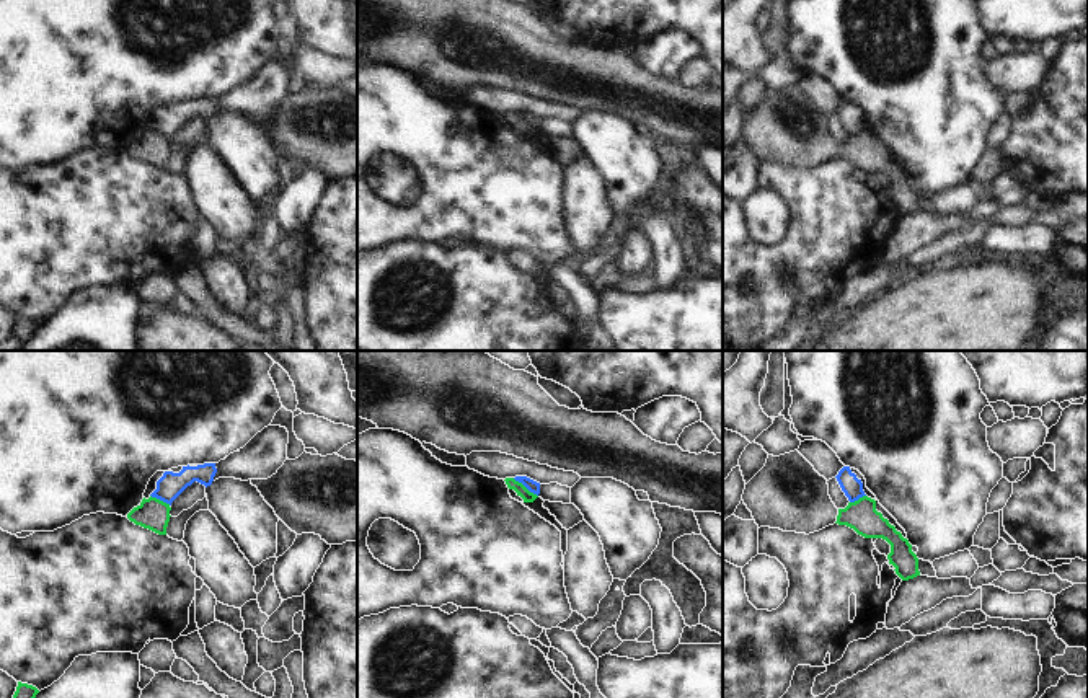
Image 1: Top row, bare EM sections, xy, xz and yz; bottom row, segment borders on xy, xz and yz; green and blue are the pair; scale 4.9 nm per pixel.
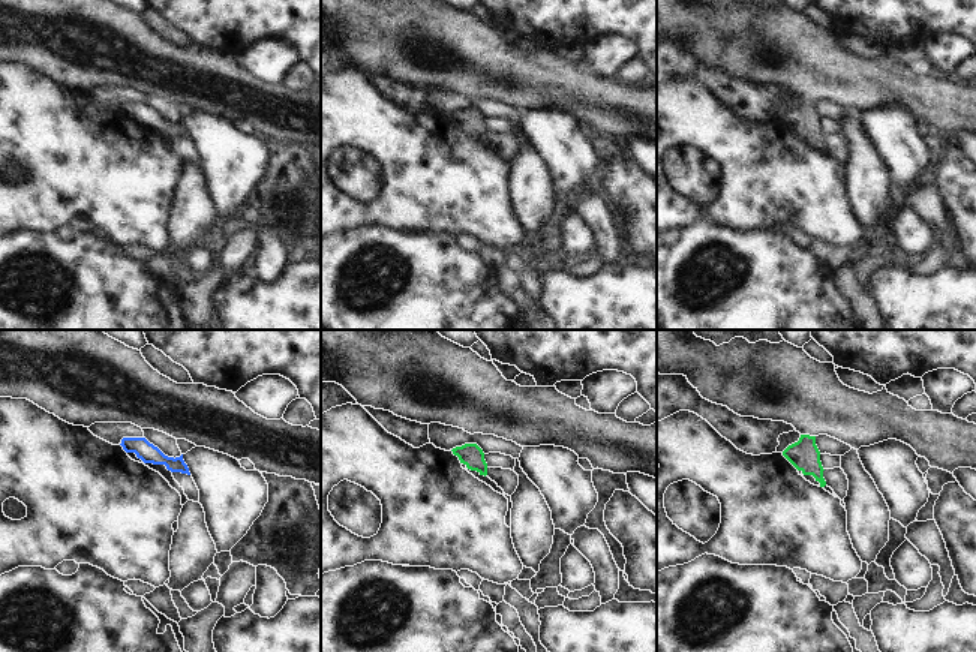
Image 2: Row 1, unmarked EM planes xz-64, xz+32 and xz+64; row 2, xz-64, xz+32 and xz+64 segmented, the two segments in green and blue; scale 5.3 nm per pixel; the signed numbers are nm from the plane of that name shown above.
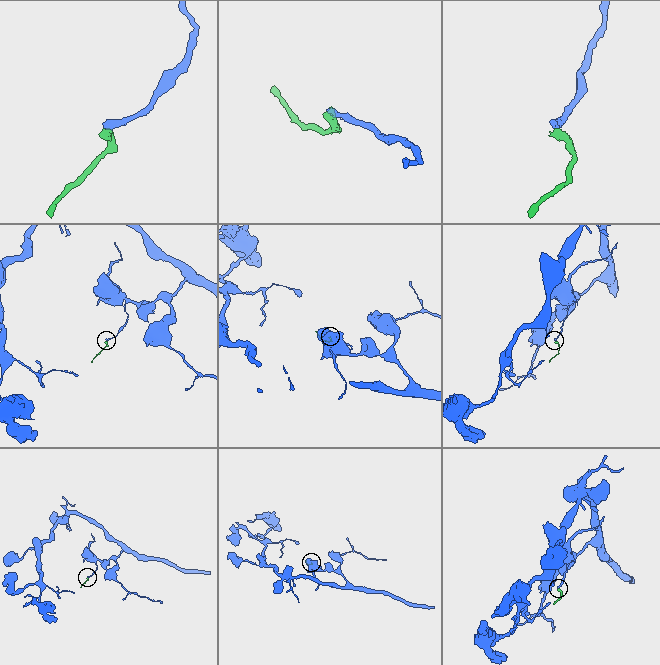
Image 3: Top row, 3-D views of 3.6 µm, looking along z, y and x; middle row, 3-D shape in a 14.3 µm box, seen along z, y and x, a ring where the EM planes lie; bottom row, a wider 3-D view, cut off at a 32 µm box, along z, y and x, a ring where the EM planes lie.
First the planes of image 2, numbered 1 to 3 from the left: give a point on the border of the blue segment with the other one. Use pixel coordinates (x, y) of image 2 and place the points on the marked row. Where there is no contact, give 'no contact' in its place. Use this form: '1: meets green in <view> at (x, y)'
1: no contact
2: no contact
3: no contact

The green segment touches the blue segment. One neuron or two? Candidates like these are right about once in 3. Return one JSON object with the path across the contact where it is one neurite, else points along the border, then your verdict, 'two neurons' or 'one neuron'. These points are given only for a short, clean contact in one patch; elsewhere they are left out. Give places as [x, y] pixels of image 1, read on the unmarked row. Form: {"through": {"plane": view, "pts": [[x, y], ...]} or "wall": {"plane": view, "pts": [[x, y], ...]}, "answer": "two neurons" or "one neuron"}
{"wall": {"plane": "xz", "pts": [[513, 113], [537, 131]]}, "answer": "two neurons"}

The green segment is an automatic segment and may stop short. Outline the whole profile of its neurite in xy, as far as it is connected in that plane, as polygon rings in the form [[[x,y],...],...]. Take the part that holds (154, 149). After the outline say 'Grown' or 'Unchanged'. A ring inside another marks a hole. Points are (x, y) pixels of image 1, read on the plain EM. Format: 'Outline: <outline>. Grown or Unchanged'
Outline: [[[150,130],[148,134],[144,132],[142,137],[127,148],[127,153],[158,170],[166,170],[171,152],[170,145],[170,139]]]. Unchanged

